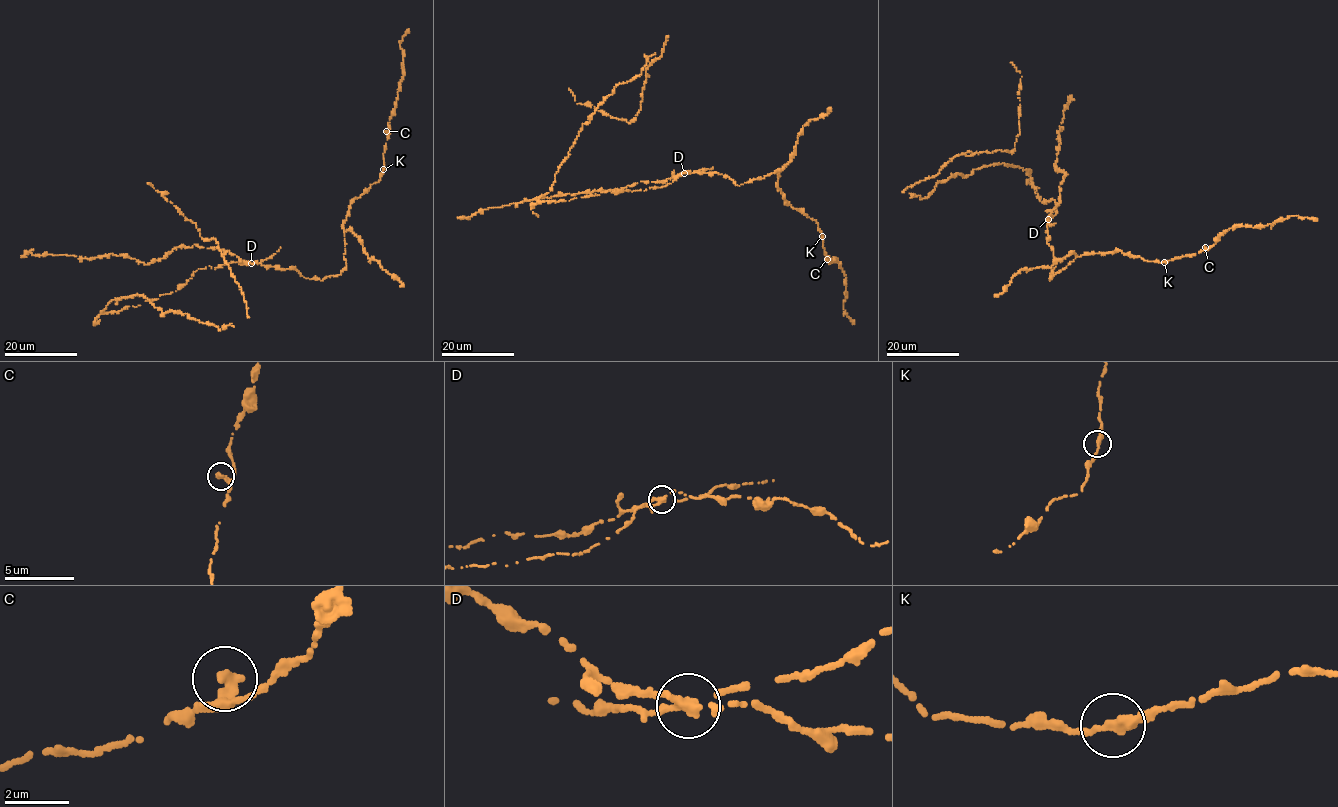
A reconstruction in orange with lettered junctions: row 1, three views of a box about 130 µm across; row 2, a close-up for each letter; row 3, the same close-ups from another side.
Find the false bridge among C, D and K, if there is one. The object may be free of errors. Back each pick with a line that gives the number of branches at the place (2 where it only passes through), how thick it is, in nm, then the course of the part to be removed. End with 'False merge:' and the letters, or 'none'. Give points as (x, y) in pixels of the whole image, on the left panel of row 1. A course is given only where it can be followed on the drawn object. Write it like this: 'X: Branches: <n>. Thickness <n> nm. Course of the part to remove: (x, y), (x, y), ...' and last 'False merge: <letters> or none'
D: Branches: 2. Thickness 320 nm. Course of the part to remove: (251, 263), (199, 268), (176, 291), (100, 314), (115, 299), (143, 295), (163, 314), (234, 327)
False merge: D

